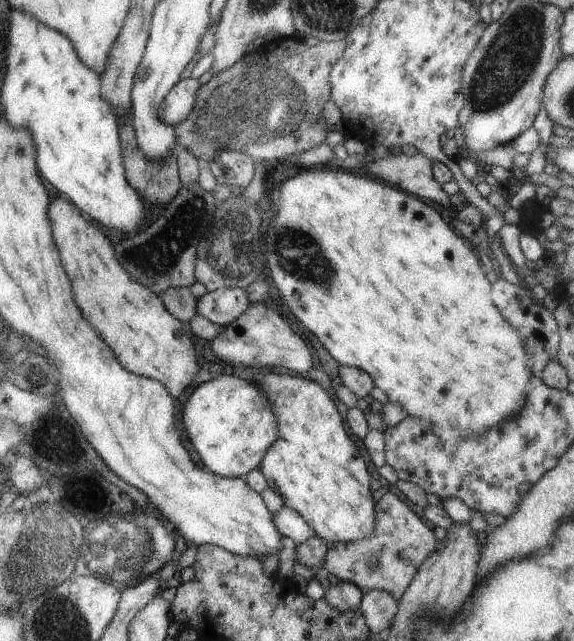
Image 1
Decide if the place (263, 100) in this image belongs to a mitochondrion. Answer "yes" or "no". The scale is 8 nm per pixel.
yes

